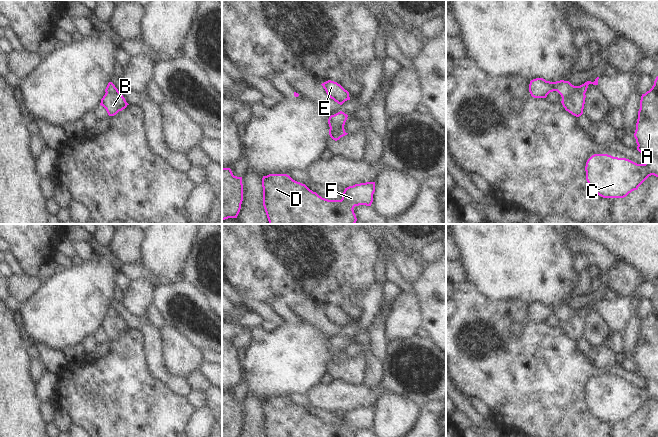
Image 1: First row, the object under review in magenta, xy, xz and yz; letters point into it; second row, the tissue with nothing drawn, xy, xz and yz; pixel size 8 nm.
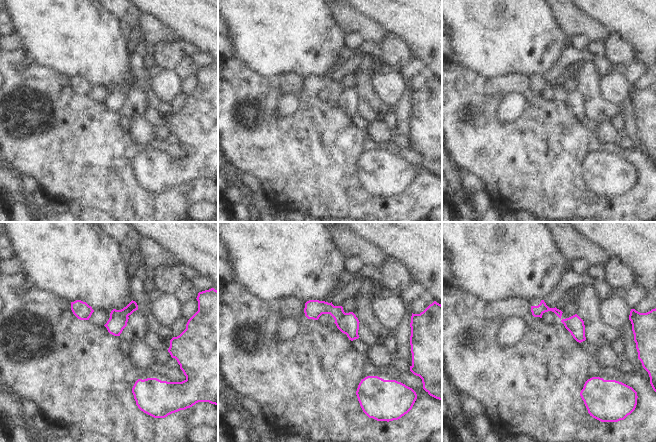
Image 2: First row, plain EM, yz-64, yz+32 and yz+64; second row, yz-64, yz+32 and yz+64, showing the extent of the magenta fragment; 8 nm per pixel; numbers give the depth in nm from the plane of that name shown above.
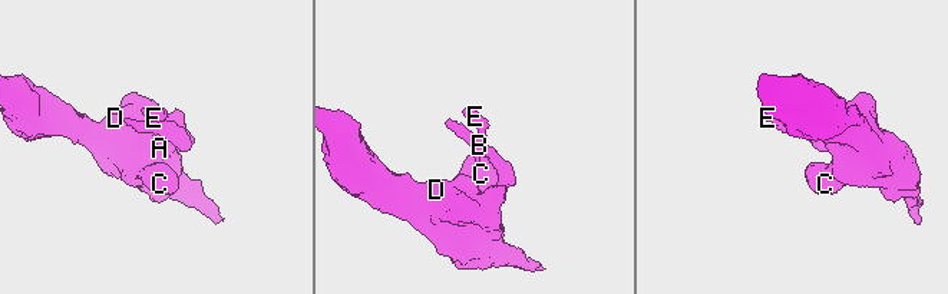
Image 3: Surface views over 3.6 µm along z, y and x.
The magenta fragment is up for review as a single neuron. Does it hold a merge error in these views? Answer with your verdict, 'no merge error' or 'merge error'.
merge error

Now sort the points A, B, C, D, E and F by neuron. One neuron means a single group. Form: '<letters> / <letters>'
A B C D F / E

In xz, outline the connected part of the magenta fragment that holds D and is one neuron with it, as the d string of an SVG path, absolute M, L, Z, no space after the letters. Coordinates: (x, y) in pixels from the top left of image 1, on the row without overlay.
M287 398L262 402L263 430L266 437L354 437L354 431L371 430L375 406L345 412L341 424L328 424Z

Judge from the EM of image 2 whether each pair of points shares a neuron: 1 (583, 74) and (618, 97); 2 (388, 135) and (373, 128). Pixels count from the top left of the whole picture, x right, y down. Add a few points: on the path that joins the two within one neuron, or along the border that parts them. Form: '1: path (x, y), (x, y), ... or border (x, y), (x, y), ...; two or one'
1: border (601, 79), (602, 94), (609, 101), (616, 104); two
2: path (384, 134), (377, 130); one

